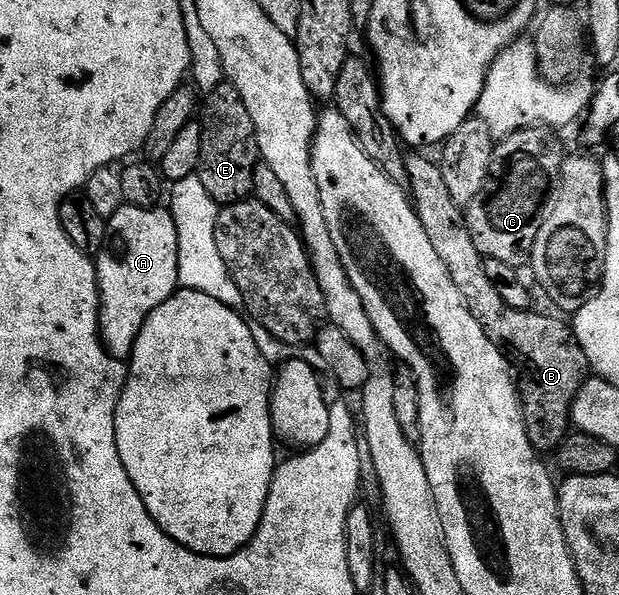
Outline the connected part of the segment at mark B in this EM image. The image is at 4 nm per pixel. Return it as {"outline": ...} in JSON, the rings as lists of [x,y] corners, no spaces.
{"outline":[[[414,152],[407,155],[406,160],[410,200],[416,210],[416,215],[419,216],[419,222],[426,229],[426,236],[429,237],[434,252],[442,260],[442,264],[446,265],[446,270],[450,273],[454,286],[458,288],[463,302],[470,308],[470,312],[476,317],[478,324],[482,324],[482,328],[488,333],[489,338],[503,350],[504,356],[508,360],[510,373],[516,383],[516,396],[520,399],[520,414],[524,418],[524,427],[528,430],[528,438],[532,442],[532,447],[537,452],[555,451],[565,434],[569,433],[572,401],[576,398],[576,394],[580,391],[586,378],[586,373],[584,374],[586,359],[580,341],[576,339],[575,333],[567,321],[559,322],[558,319],[551,318],[548,314],[535,314],[535,309],[532,308],[526,310],[510,308],[510,304],[506,304],[506,300],[502,300],[486,277],[485,258],[483,254],[478,252],[477,245],[474,244],[473,237],[470,236],[467,217],[463,209],[447,190],[446,180],[443,179],[439,163],[418,154],[421,153]]]}

